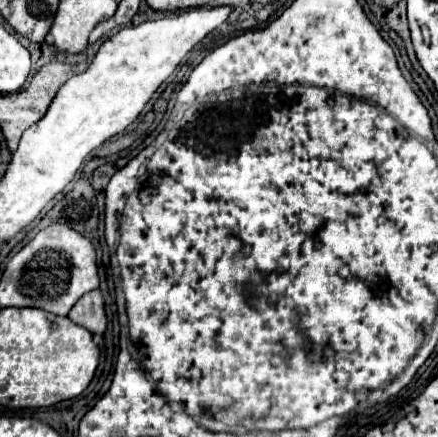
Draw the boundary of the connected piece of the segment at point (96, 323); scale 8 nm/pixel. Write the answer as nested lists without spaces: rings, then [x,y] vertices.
[[[95,289],[81,297],[81,301],[77,301],[77,305],[69,311],[69,319],[87,327],[91,333],[103,333],[107,329],[107,315],[101,291]]]

